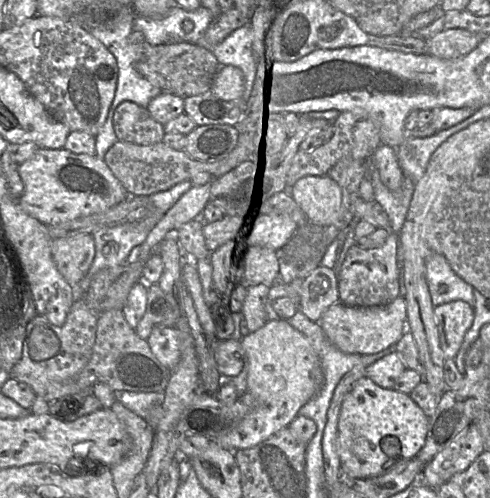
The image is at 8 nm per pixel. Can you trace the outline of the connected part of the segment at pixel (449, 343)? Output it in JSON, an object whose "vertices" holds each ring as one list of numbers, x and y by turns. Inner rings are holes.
{"vertices":[[456,300,435,306,434,316,444,358,454,359,474,321,474,308,465,301]]}

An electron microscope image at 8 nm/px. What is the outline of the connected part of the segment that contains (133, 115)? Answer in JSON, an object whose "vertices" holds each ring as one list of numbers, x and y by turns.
{"vertices":[[123,101,115,109,113,128,116,137,138,145,152,145,162,141,164,127,155,121,146,108]]}

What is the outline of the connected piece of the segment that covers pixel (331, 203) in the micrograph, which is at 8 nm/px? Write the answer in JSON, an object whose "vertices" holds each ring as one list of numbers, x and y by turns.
{"vertices":[[308,175,299,179,290,192,308,220,333,225,344,213,344,190,327,175]]}

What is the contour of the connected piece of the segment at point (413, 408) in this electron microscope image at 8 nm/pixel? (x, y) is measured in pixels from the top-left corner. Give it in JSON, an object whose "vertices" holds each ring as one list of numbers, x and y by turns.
{"vertices":[[369,377,357,380,345,396,338,419,337,451,349,481,370,478,414,458,425,444,428,417,410,395,380,387]]}

